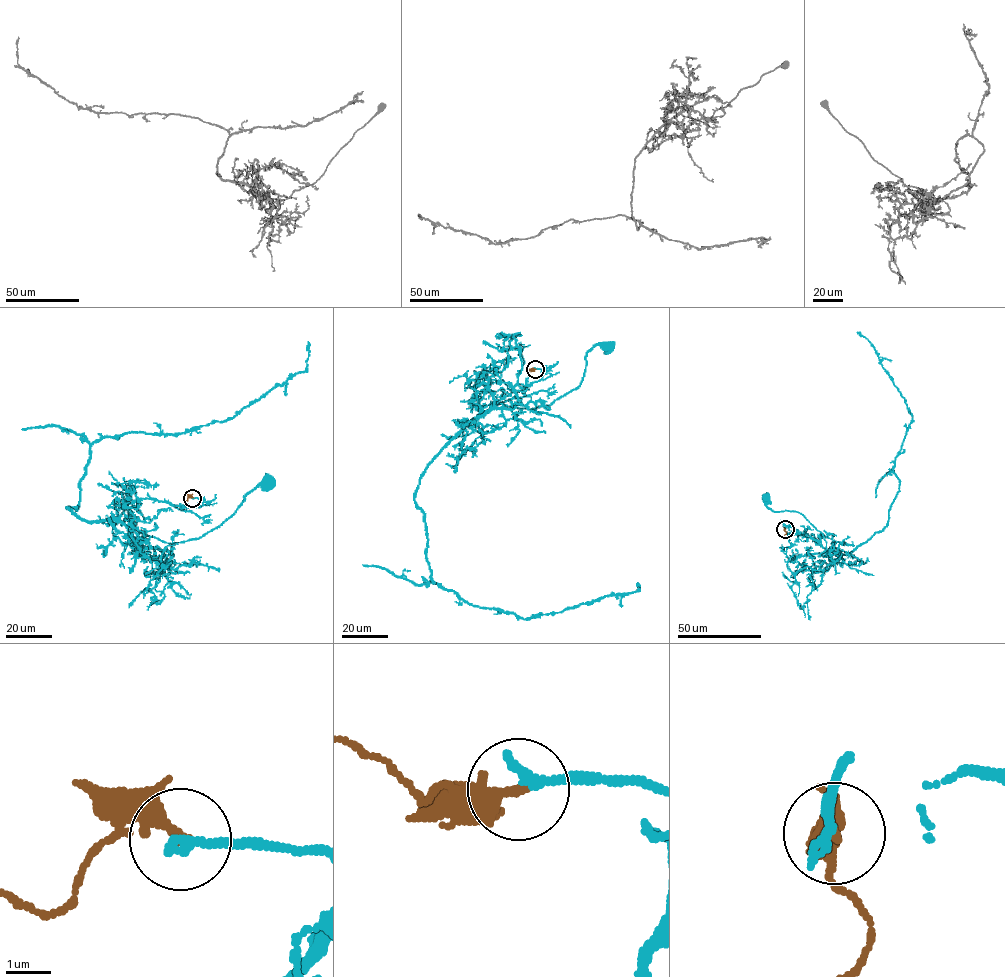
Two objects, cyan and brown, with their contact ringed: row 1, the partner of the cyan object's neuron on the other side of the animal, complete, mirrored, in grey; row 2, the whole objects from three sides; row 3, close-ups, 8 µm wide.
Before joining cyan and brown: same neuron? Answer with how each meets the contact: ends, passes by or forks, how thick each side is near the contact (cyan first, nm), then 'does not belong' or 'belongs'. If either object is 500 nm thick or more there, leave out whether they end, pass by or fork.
cyan ends; brown passes by; calibres 240 and 240 nm; belongs

